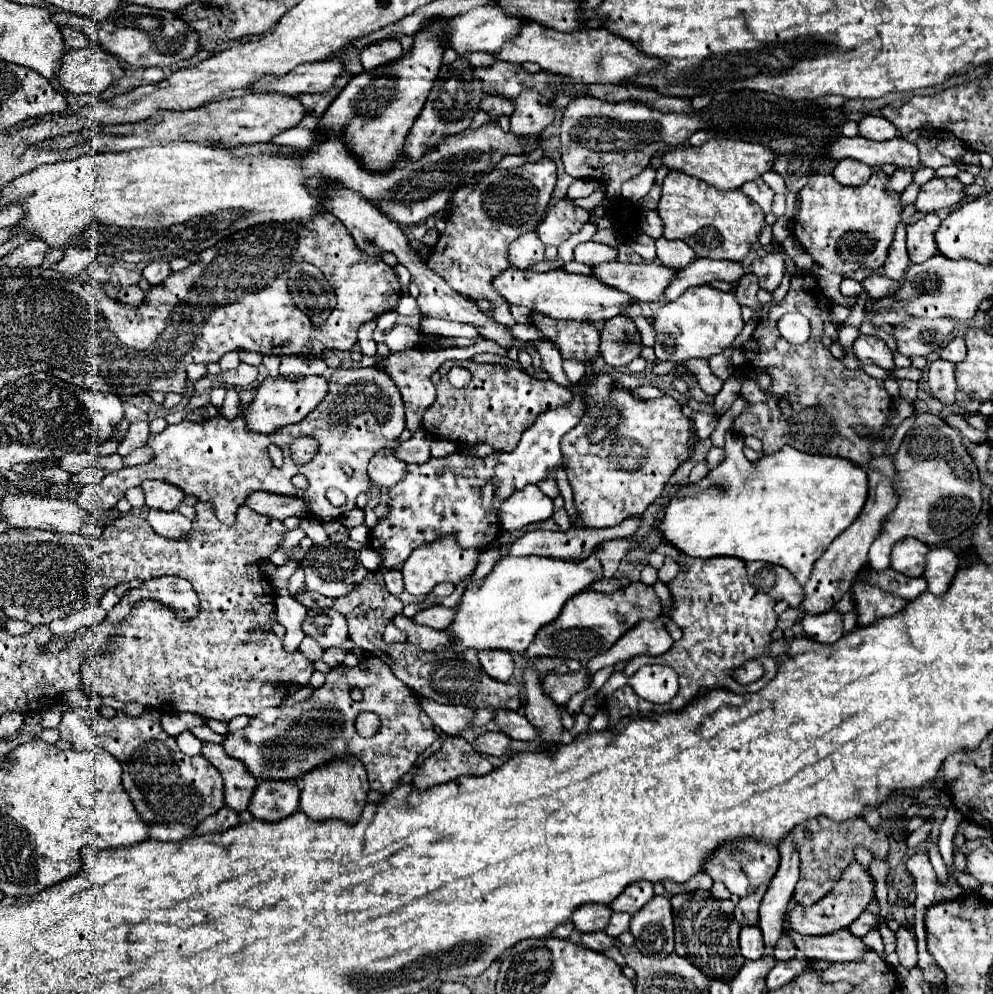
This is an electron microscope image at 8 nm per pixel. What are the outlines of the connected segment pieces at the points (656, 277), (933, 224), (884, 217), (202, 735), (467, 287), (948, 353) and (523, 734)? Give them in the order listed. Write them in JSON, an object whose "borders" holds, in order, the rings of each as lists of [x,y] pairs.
{"borders":[[[[599,263],[593,267],[593,277],[609,287],[617,287],[619,291],[629,293],[639,301],[659,301],[665,287],[673,279],[675,271],[657,263]]],[[[929,213],[925,219],[907,227],[907,253],[911,263],[923,263],[937,253],[933,233],[941,225],[941,219],[935,213]]],[[[883,171],[871,175],[861,187],[843,187],[833,175],[811,175],[807,185],[799,191],[801,209],[791,221],[791,233],[805,247],[813,261],[833,273],[851,273],[857,269],[881,269],[895,227],[901,221],[903,205],[899,195],[887,195],[889,177]]],[[[206,725],[190,730],[202,742],[221,744],[225,736],[219,735],[209,729]]],[[[543,157],[537,163],[525,163],[511,171],[493,169],[479,185],[465,185],[455,191],[449,207],[447,229],[441,233],[437,245],[427,261],[429,269],[443,277],[457,293],[473,301],[489,299],[495,303],[493,319],[503,325],[515,325],[509,303],[493,289],[493,279],[509,267],[507,247],[519,235],[535,231],[555,187],[555,163]]],[[[961,335],[953,337],[949,341],[949,345],[941,351],[939,357],[945,359],[945,361],[951,361],[951,363],[961,363],[965,359],[965,341],[963,341],[963,337]]],[[[497,709],[493,715],[493,721],[497,727],[511,739],[521,739],[521,741],[533,741],[537,737],[537,731],[533,725],[527,721],[527,717],[519,715],[517,711],[505,711]]]]}

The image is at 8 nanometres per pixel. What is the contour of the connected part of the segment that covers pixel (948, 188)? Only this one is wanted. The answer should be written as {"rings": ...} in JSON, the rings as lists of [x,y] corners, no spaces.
{"rings":[[[935,177],[925,183],[915,201],[917,211],[929,213],[939,209],[949,209],[964,197],[964,185],[957,177]]]}

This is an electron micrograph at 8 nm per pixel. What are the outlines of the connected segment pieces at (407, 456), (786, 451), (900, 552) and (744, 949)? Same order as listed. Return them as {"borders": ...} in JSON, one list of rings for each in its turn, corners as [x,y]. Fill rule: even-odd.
{"borders":[[[[419,429],[411,435],[411,439],[401,441],[395,453],[397,459],[401,459],[403,463],[425,463],[431,457],[429,445],[431,445],[431,435],[425,429]]],[[[727,431],[727,435],[725,435],[725,453],[727,453],[725,461],[721,465],[717,465],[715,469],[711,469],[705,479],[701,479],[697,483],[687,483],[683,487],[679,487],[679,491],[671,497],[671,501],[665,507],[663,519],[659,521],[659,527],[657,527],[657,533],[659,533],[659,537],[663,541],[667,541],[669,545],[673,545],[675,549],[679,549],[681,553],[685,553],[689,557],[695,557],[695,559],[737,557],[737,559],[743,559],[747,563],[749,561],[765,561],[765,563],[773,563],[773,565],[781,565],[781,567],[789,569],[795,575],[795,579],[801,585],[805,585],[807,579],[809,579],[809,575],[811,575],[811,569],[813,569],[815,561],[825,553],[825,549],[833,543],[833,539],[839,537],[855,521],[855,517],[863,509],[865,499],[867,499],[867,473],[859,465],[849,463],[847,459],[841,459],[841,457],[825,457],[825,455],[809,455],[809,453],[797,451],[793,447],[783,447],[781,451],[777,451],[773,455],[763,455],[755,463],[753,461],[747,461],[741,449],[743,449],[743,437],[741,435],[731,435],[731,431]]],[[[903,539],[893,547],[891,567],[907,577],[923,577],[929,547],[917,539]]],[[[759,927],[741,929],[741,955],[751,961],[755,961],[763,955],[763,935],[761,935]]]]}

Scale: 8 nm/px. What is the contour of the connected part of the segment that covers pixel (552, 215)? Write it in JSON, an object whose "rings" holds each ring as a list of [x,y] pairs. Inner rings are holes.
{"rings":[[[561,199],[545,213],[545,219],[537,227],[537,235],[545,245],[559,247],[573,233],[581,231],[587,221],[589,213],[585,209],[575,207],[569,199]]]}

